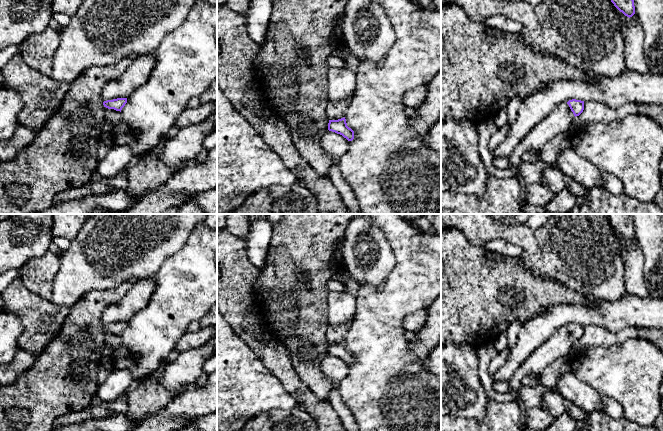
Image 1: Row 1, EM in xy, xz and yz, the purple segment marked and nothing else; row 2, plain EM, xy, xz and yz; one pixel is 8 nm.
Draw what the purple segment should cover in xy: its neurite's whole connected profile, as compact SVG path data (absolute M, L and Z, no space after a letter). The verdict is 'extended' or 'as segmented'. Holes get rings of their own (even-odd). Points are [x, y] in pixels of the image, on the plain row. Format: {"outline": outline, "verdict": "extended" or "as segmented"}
{"outline": "M117 322L103 326L105 331L105 345L114 353L121 346L121 334L127 327L127 322Z", "verdict": "extended"}

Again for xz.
{"outline": "M349 323L340 326L328 326L328 354L342 359L348 365L352 365L354 363L354 355L347 350L345 343L348 331Z", "verdict": "extended"}

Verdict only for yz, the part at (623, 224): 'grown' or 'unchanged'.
unchanged

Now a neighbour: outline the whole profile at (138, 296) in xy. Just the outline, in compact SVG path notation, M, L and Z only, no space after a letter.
M155 278L137 280L120 301L108 306L102 312L103 325L128 322L148 305L155 287Z

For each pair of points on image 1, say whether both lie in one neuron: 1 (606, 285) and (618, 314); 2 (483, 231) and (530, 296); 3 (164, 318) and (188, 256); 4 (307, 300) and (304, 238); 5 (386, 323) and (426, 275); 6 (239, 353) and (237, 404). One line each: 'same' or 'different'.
1: different
2: different
3: same
4: same
5: same
6: same

